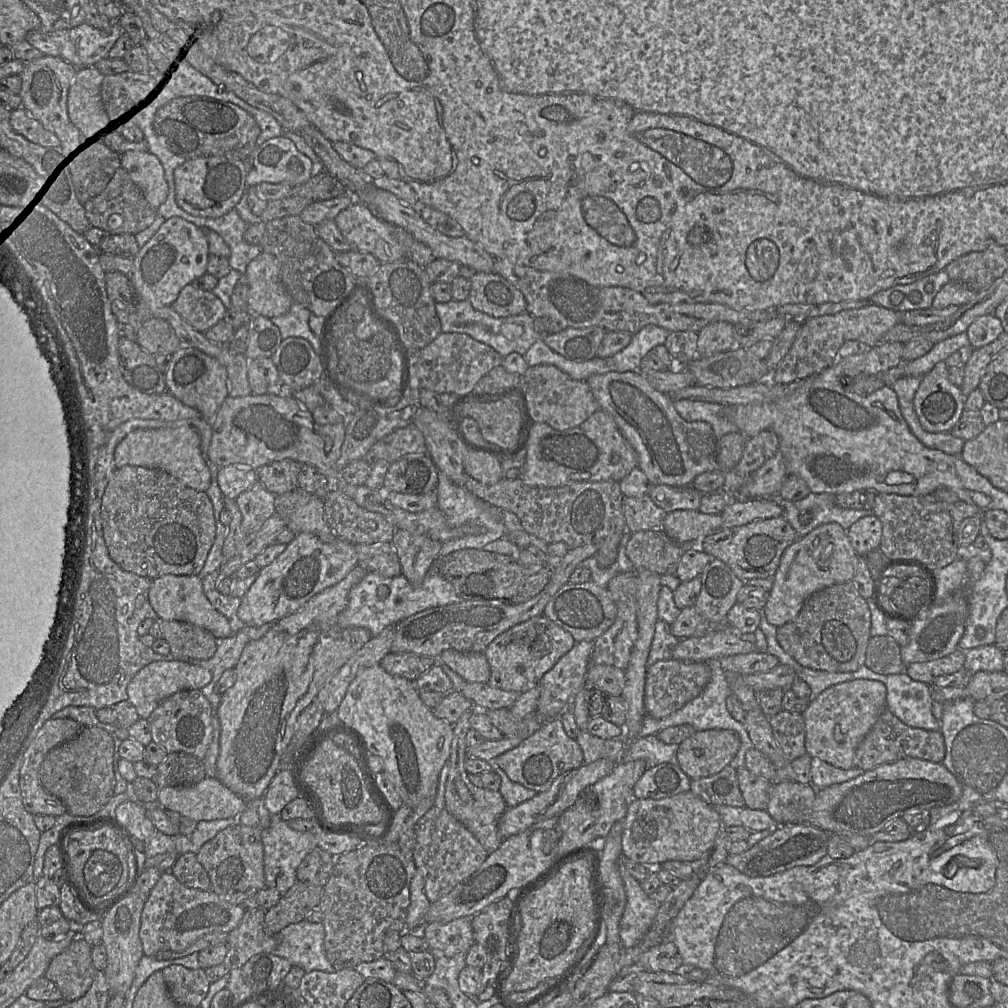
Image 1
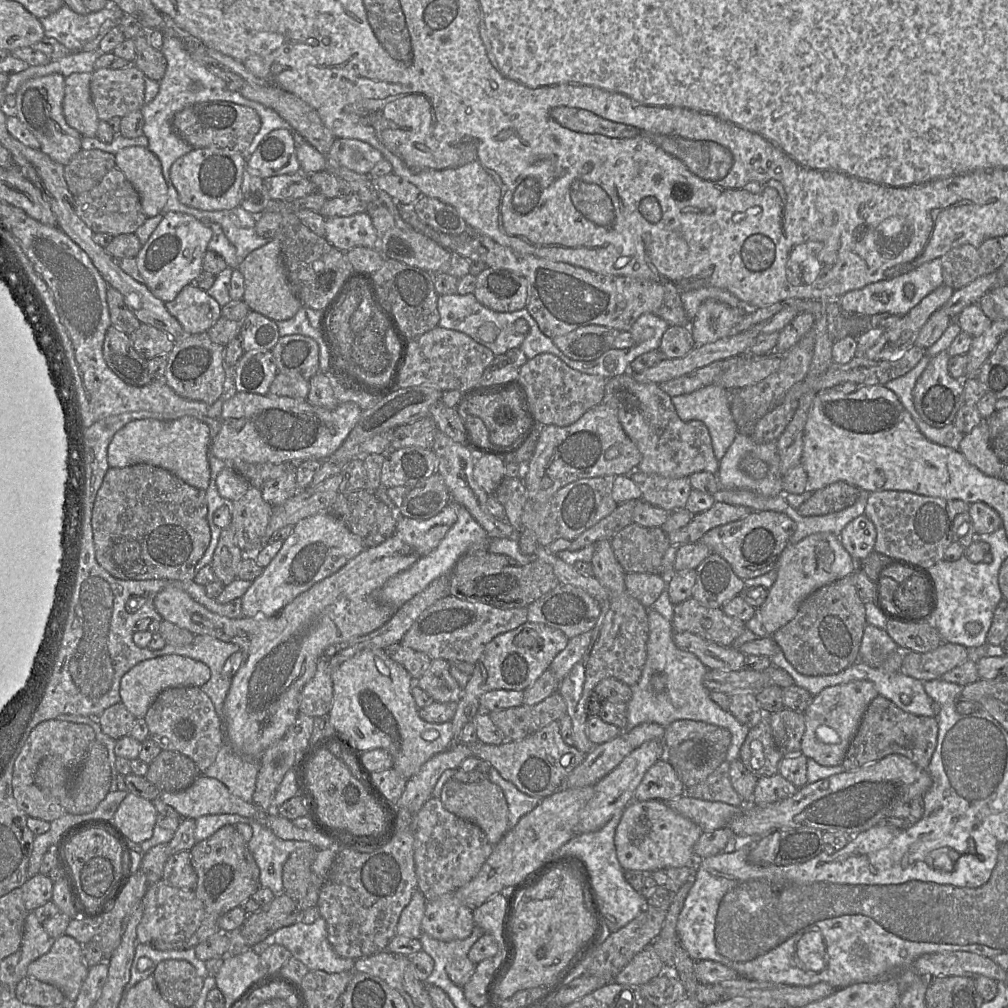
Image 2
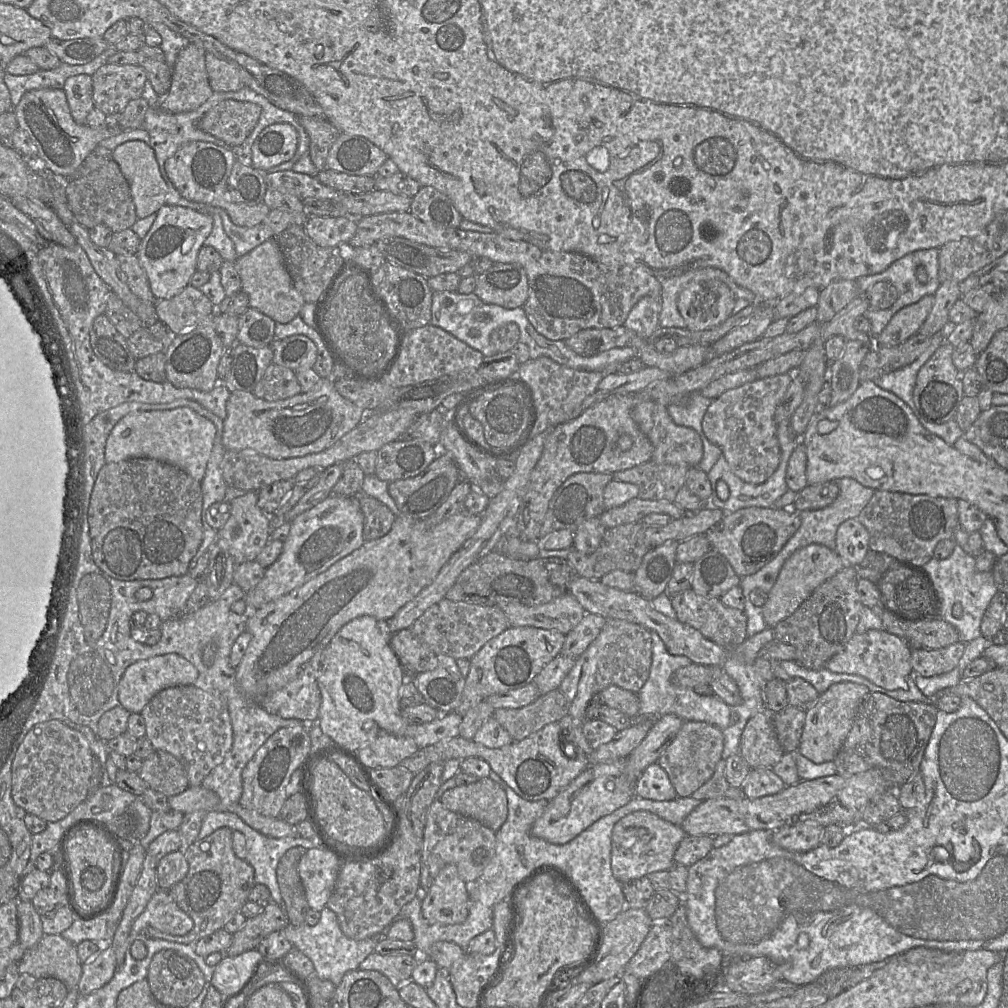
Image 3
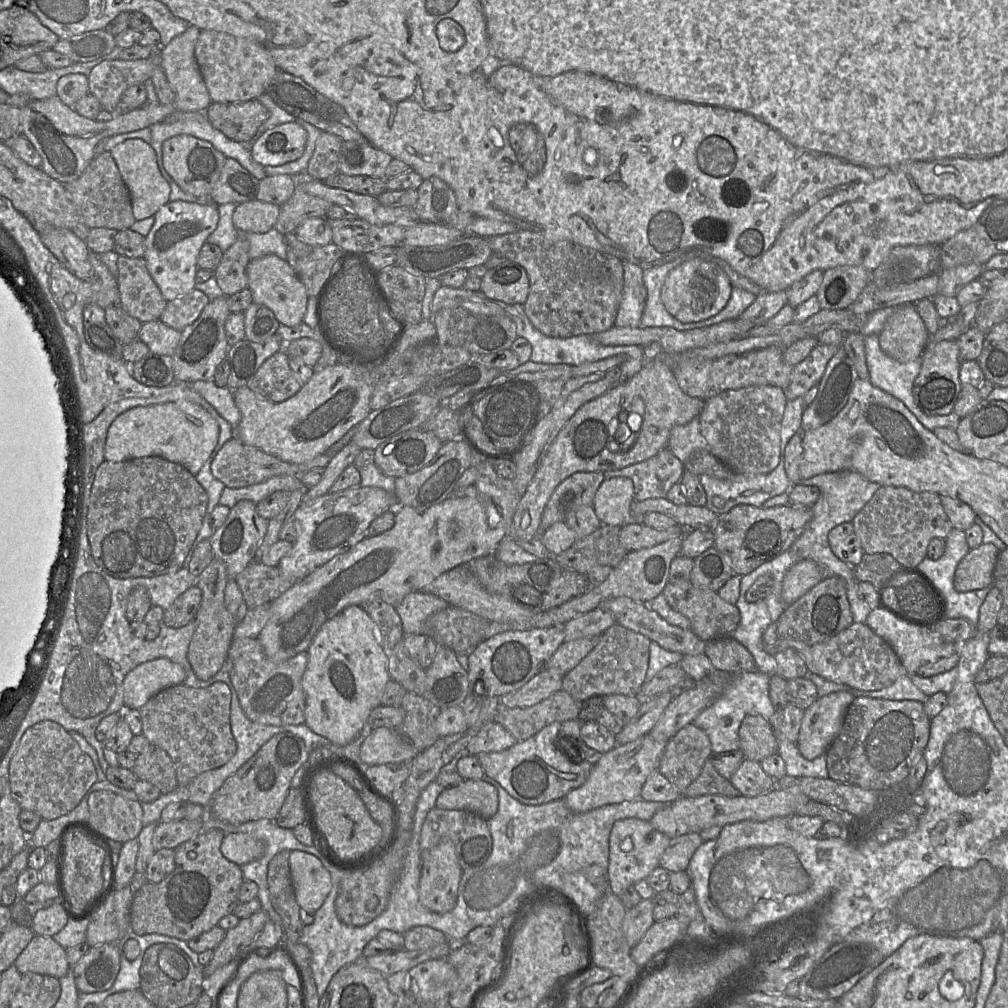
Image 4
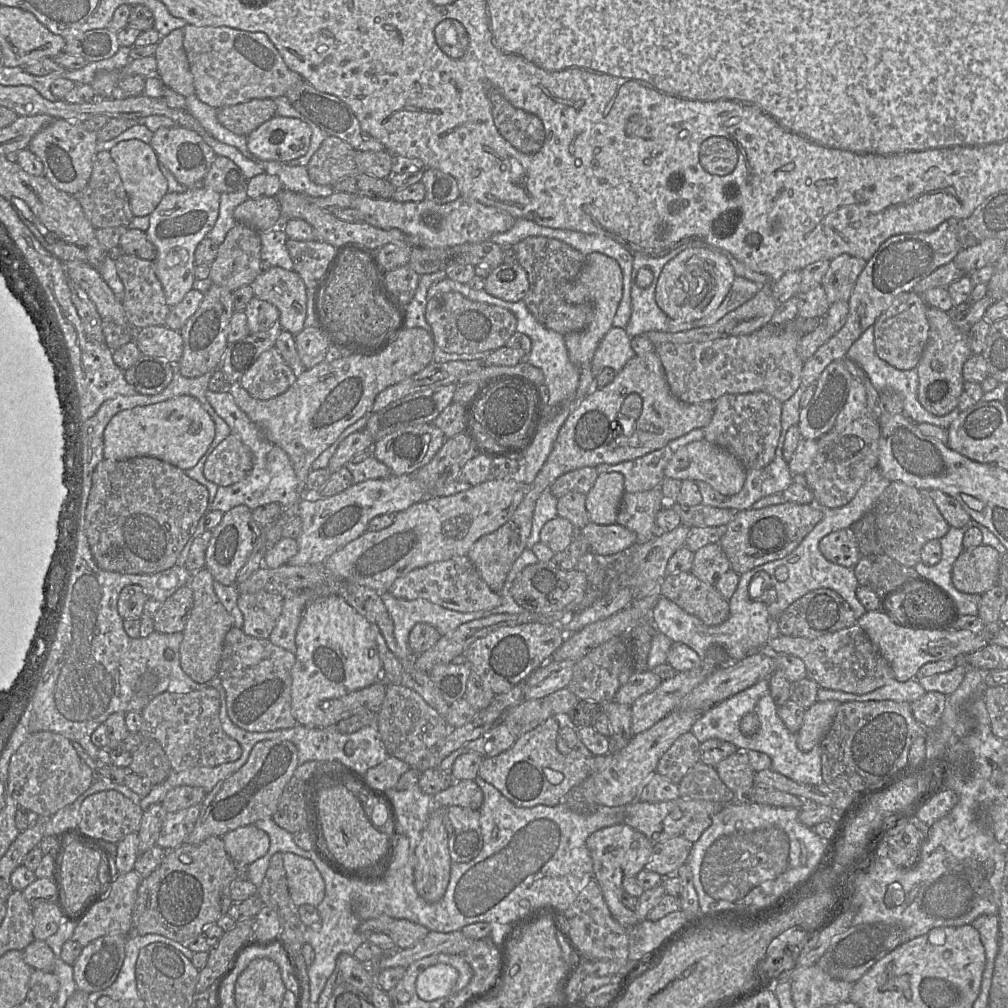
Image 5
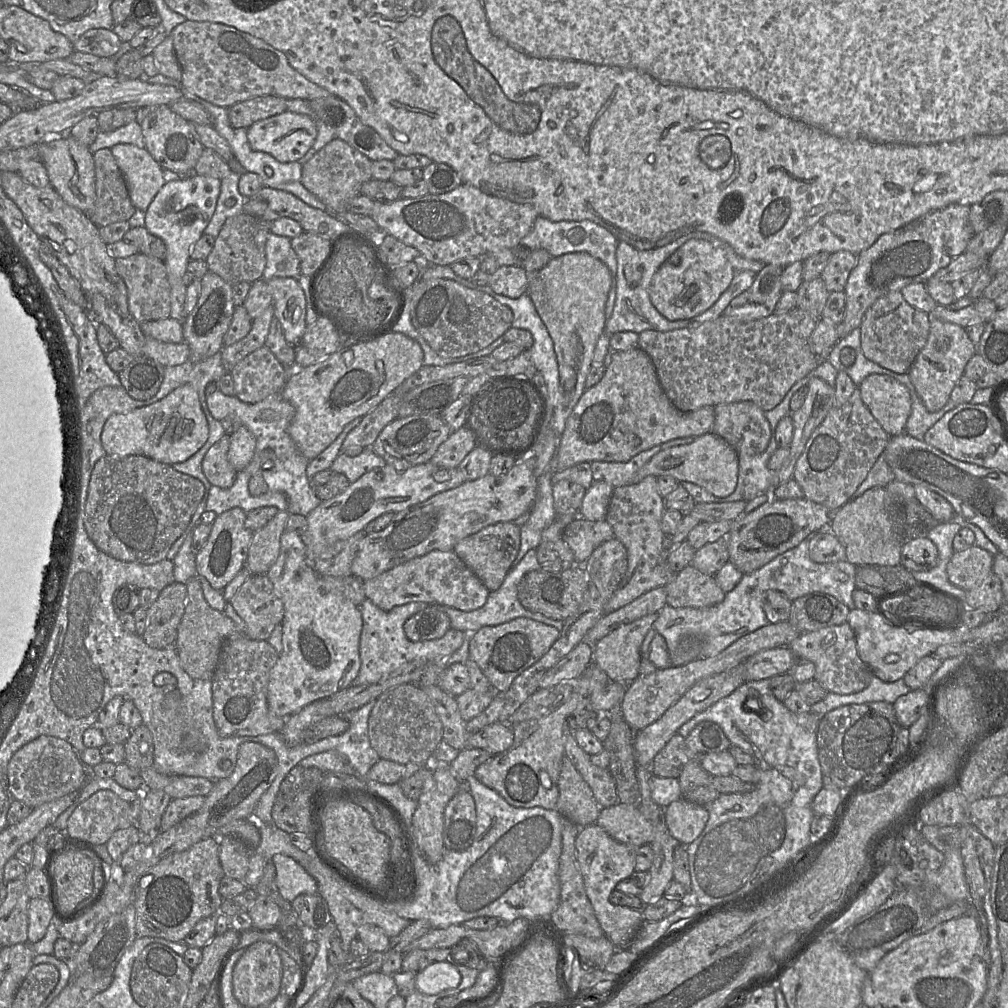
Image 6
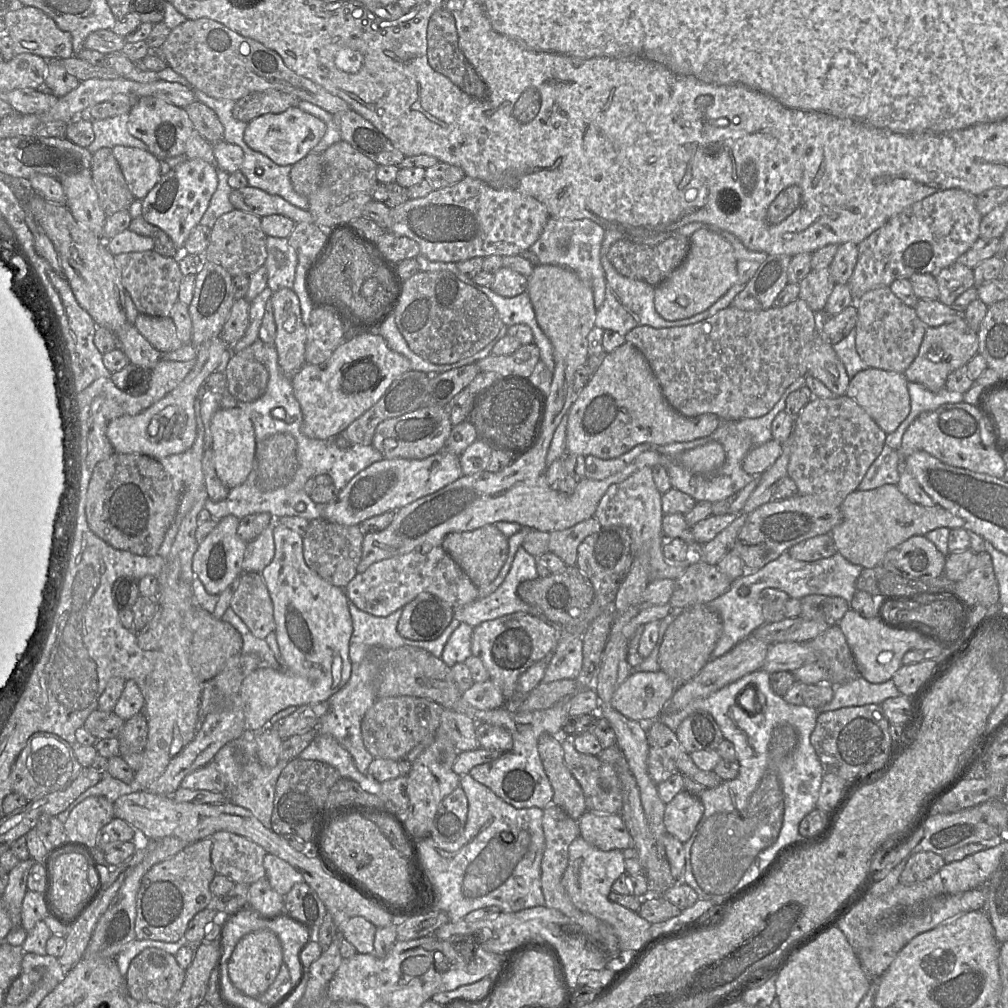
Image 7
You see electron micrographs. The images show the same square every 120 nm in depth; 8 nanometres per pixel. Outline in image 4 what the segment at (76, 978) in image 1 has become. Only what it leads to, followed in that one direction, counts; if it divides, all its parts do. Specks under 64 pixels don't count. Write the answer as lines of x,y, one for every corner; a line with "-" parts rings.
35,935
14,965
21,974
37,973
61,978
71,969
66,949
53,937

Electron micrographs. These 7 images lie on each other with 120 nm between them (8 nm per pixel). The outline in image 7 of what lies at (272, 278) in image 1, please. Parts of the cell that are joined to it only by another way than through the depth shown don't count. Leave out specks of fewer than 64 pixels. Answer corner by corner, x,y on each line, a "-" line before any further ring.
282,288
273,292
272,307
276,323
274,346
278,364
284,375
292,378
306,364
307,329
302,321
299,298
292,289

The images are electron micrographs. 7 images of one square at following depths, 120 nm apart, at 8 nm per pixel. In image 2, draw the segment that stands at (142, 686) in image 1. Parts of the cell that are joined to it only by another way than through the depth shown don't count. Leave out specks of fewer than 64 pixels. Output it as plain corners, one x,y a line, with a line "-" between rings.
176,654
158,656
136,664
122,677
121,702
136,718
144,718
152,703
164,690
185,686
202,687
210,677
210,668
199,660

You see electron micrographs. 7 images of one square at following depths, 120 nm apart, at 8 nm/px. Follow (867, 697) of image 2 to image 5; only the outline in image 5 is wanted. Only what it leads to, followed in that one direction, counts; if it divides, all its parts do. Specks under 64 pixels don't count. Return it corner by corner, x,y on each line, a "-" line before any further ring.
836,700
816,701
806,709
803,723
797,733
800,750
808,752
820,742
829,731
840,702

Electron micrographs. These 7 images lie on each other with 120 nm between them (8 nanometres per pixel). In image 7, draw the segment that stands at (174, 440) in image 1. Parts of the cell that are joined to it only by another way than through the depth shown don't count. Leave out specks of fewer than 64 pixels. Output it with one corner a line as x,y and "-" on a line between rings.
216,336
197,348
195,364
179,385
165,397
137,415
124,415
109,422
106,435
116,453
143,454
161,459
188,450
197,436
194,401
199,388
216,371
228,344

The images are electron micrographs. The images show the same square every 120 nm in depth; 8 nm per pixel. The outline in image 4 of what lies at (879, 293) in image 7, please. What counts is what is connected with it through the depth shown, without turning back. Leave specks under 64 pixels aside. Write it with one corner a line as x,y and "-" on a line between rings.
914,303
894,306
895,310
879,333
881,350
901,363
921,358
929,333

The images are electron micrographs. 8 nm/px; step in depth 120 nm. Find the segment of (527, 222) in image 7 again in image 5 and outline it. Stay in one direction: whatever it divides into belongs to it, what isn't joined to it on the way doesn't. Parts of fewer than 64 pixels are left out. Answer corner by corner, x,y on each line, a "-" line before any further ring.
363,195
352,196
352,207
362,215
364,222
383,230
399,229
411,240
412,246
444,248
464,243
481,243
497,233
508,231
515,223
509,213
460,196
446,204
424,199
420,202
397,202
392,199
372,199

